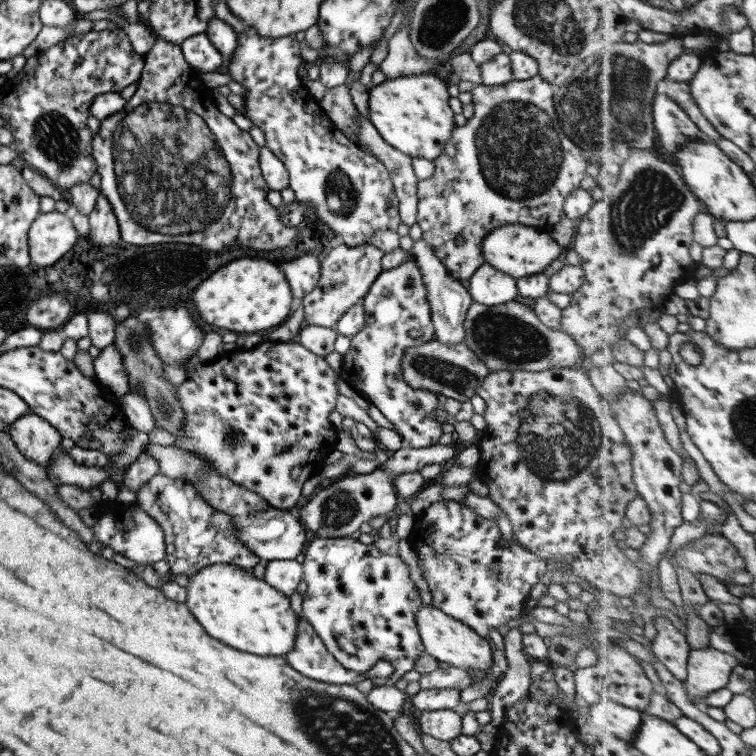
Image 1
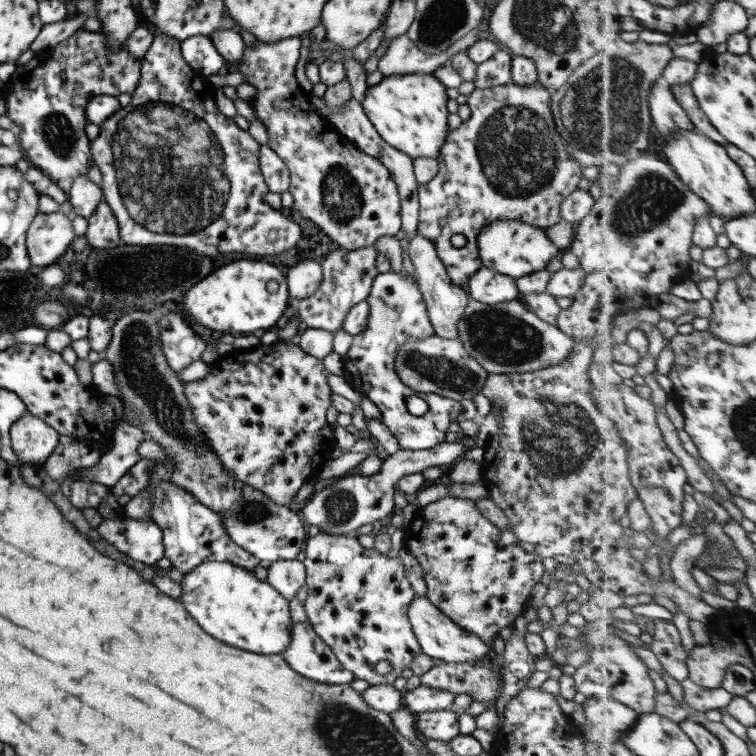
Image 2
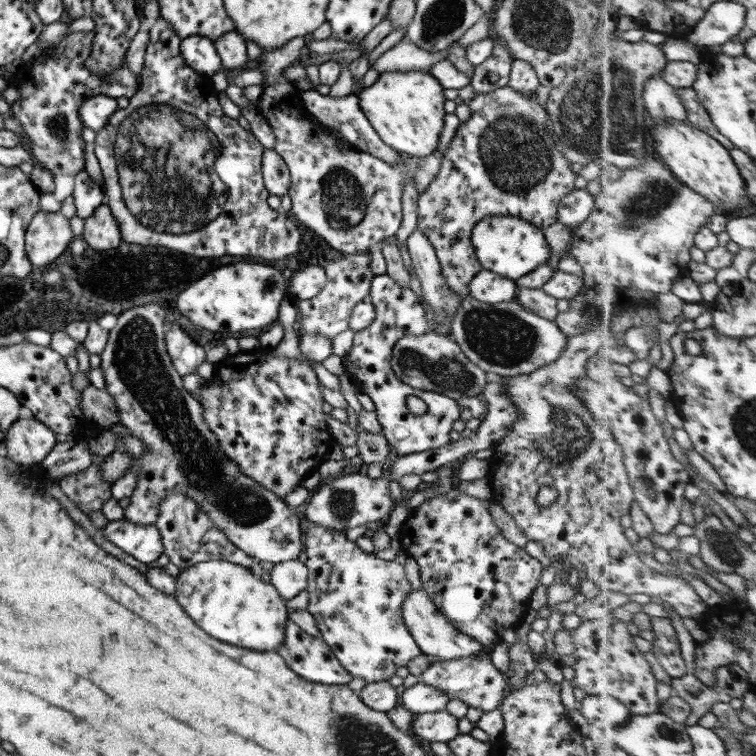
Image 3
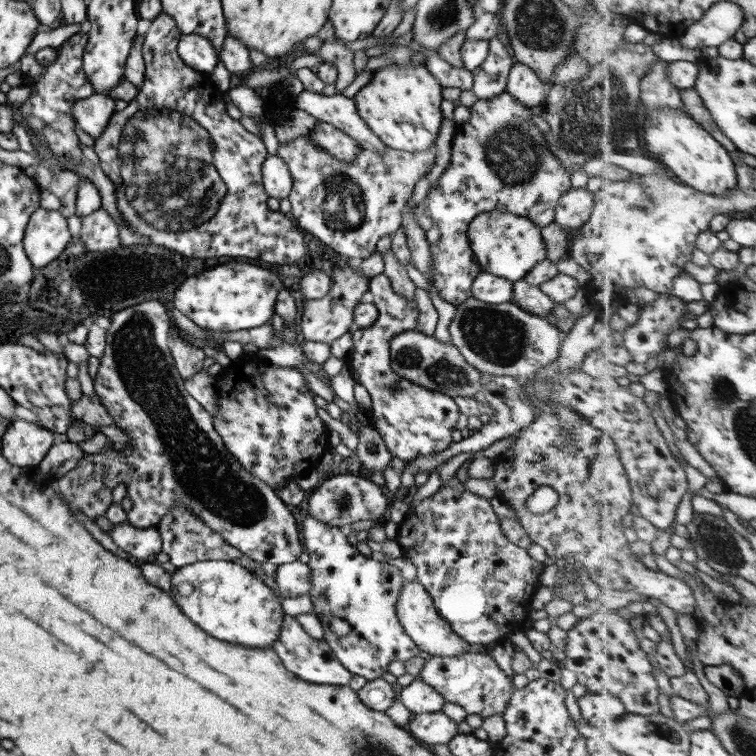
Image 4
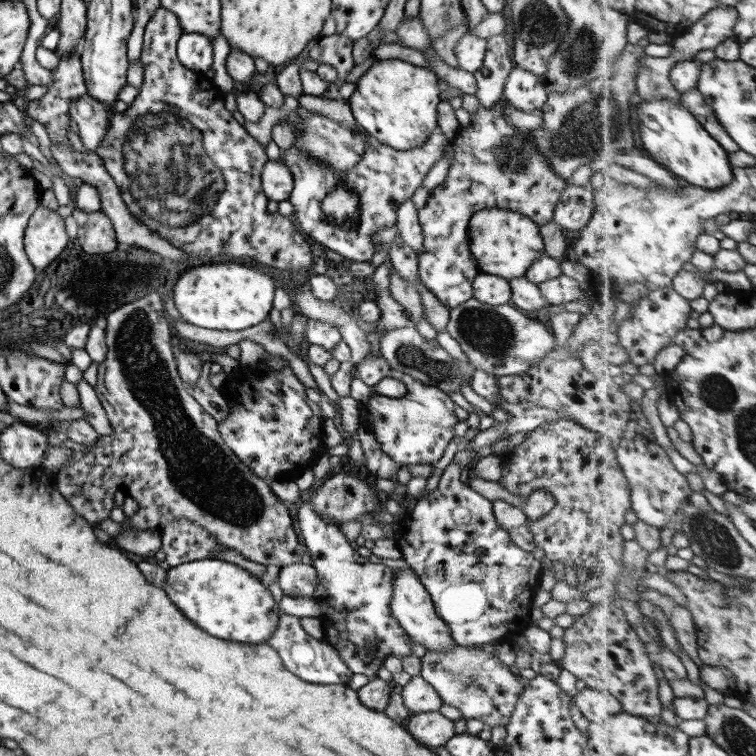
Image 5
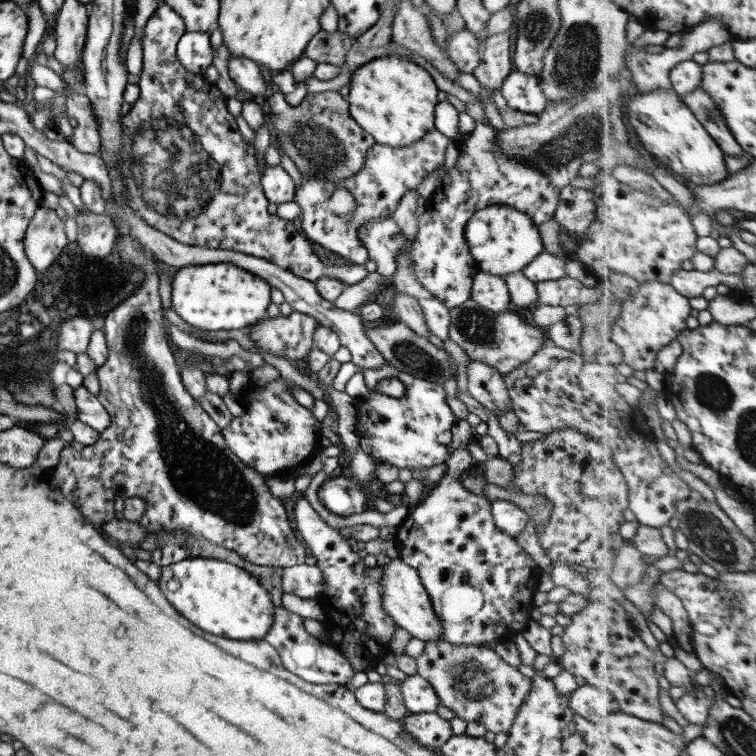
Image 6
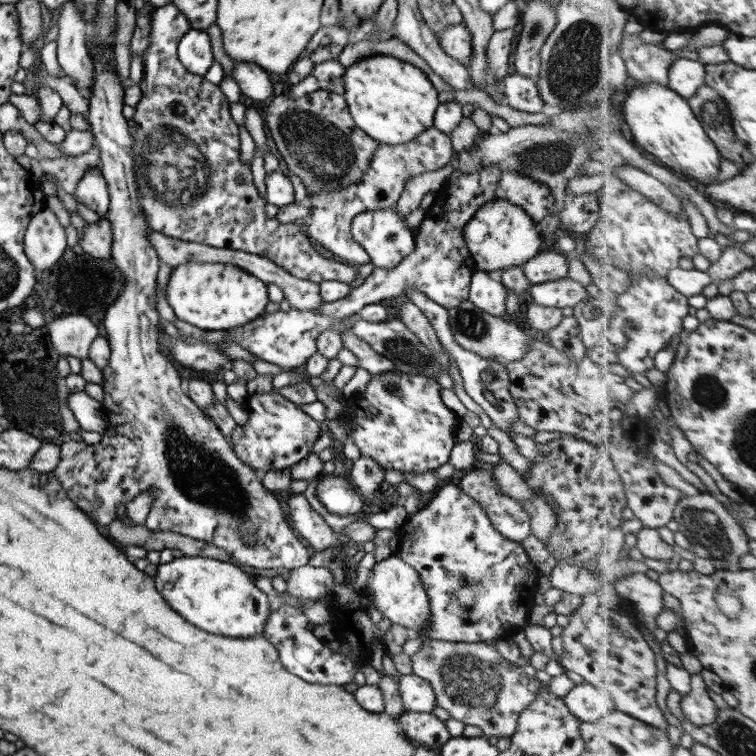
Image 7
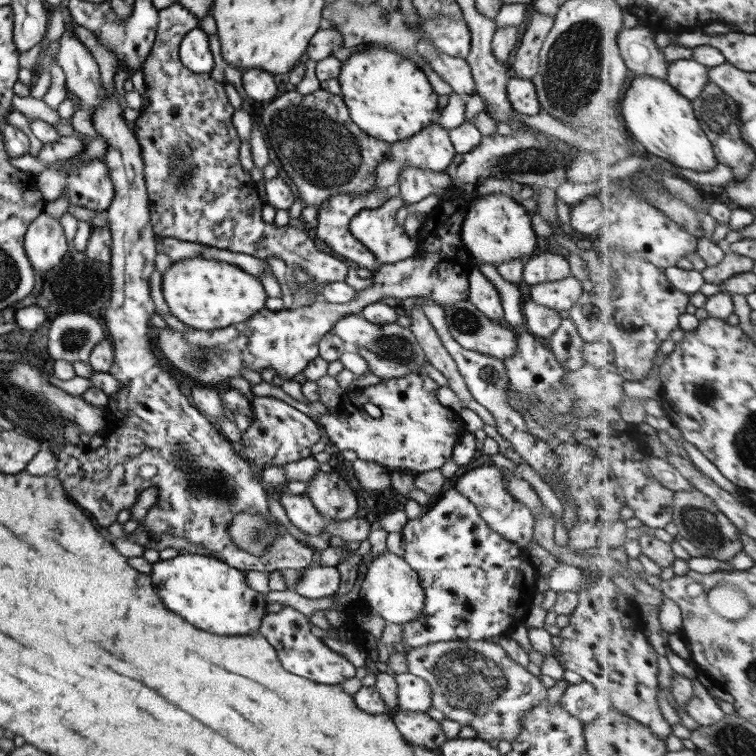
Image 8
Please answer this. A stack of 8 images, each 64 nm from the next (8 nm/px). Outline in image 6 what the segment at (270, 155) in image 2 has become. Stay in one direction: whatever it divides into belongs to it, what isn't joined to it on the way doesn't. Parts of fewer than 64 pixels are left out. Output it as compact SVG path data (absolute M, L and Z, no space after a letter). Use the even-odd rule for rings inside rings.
M280 165L266 166L266 170L261 174L261 185L269 203L278 206L294 200L294 180L292 180L288 172Z

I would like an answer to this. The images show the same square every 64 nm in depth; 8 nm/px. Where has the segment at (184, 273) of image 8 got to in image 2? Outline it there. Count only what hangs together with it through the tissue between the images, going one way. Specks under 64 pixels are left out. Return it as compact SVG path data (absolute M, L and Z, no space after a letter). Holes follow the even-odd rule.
M240 260L226 264L198 282L198 286L192 286L182 303L188 317L192 316L192 322L196 320L206 328L239 335L253 334L256 330L265 332L284 316L290 300L286 276L275 265Z

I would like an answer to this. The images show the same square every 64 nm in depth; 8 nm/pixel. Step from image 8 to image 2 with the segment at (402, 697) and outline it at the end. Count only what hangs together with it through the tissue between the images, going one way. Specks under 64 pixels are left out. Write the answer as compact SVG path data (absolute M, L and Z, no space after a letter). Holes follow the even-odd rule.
M420 686L412 691L404 691L404 708L411 713L449 710L452 707L455 696L455 694L447 690Z

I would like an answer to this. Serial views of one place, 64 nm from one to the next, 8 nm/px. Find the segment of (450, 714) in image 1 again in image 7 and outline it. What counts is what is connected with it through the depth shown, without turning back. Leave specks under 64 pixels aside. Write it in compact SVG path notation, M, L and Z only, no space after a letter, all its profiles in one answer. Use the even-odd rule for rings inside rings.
M405 711L397 721L412 742L428 749L440 748L451 737L446 723L433 713Z

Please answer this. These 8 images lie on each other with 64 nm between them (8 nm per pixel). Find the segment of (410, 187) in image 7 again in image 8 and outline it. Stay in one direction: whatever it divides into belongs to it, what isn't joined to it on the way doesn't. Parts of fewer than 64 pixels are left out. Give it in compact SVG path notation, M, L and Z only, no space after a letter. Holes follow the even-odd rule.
M402 167L400 179L400 196L404 199L404 207L417 204L431 194L437 195L451 185L448 172L434 172L422 168Z

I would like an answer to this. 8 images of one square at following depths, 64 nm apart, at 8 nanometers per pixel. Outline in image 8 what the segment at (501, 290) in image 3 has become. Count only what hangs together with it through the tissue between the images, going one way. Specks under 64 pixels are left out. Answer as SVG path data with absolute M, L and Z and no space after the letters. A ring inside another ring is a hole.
M473 267L469 274L468 301L486 318L497 323L503 322L504 312L500 302L500 293L496 285L478 267Z

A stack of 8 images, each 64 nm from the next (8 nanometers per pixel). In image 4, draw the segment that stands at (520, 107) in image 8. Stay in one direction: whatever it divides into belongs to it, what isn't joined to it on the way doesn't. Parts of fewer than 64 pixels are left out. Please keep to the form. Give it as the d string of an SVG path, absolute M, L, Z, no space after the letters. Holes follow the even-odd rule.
M515 61L508 75L506 91L519 103L534 108L542 100L543 88L544 83L529 66Z

